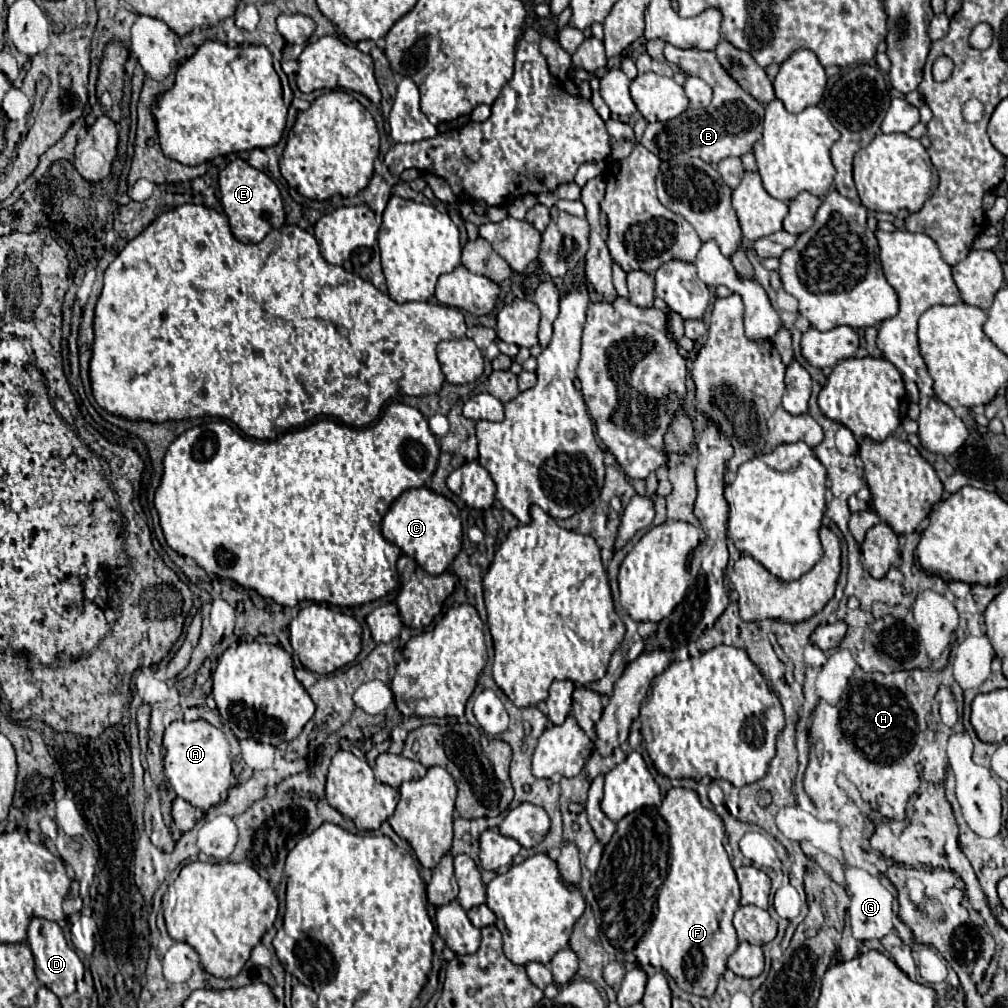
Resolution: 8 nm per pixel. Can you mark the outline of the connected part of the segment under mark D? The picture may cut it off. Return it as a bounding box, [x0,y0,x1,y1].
[28,918,85,998]

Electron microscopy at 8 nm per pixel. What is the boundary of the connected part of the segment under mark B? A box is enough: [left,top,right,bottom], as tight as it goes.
[640,46,764,164]

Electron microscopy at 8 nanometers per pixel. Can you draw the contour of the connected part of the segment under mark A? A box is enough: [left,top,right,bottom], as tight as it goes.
[162,720,232,810]

